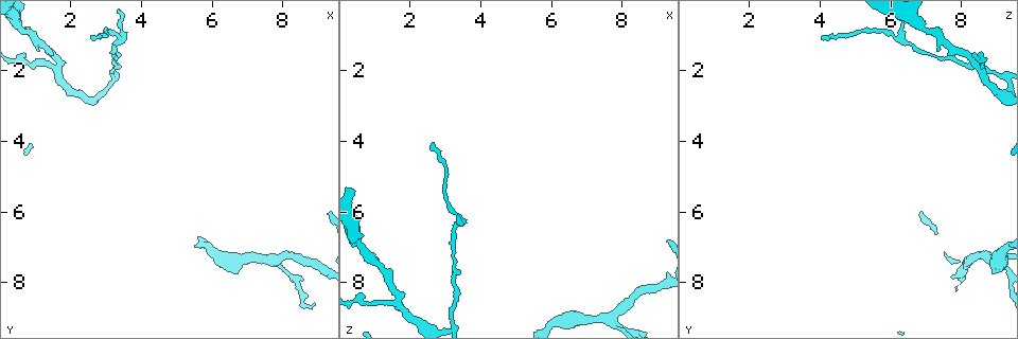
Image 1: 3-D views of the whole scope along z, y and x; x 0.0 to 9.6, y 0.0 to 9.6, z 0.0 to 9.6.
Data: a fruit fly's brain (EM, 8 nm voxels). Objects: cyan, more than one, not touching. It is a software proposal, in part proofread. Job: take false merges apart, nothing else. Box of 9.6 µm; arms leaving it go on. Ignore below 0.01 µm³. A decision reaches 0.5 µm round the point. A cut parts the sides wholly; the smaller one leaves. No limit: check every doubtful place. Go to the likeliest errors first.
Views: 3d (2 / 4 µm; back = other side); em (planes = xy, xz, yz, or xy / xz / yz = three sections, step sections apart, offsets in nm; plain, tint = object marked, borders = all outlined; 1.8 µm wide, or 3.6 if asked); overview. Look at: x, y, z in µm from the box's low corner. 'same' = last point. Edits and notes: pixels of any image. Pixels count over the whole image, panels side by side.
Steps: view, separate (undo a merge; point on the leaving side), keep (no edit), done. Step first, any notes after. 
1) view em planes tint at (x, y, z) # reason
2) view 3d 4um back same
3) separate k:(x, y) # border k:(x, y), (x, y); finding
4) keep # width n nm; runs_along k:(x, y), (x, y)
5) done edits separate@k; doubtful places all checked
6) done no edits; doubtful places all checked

view em xy step 16 tint at (7.65, 7.35, 9.00) # sudden change in width

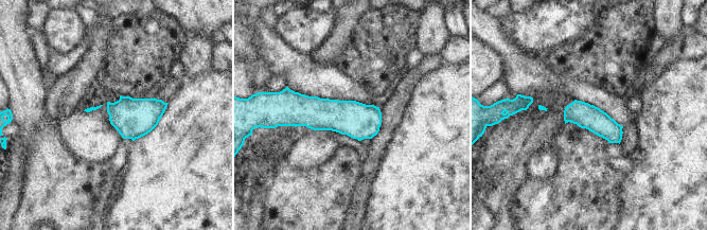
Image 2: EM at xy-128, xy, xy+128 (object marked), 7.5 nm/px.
view em planes tint same

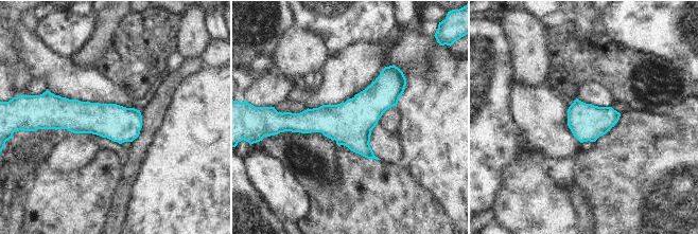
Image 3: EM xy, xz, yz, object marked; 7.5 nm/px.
keep # runs_along 3:(402, 83), (353, 120), (286, 124); continuous, no second cell

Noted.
view em planes tint at (1.60, 1.85, 8.45) # arms part here

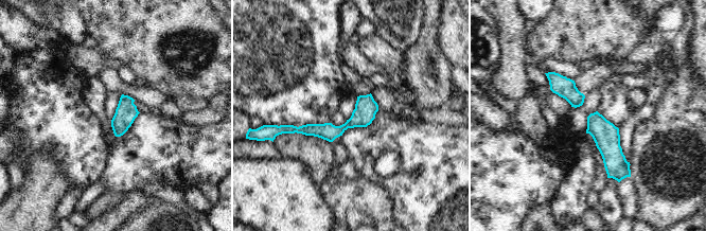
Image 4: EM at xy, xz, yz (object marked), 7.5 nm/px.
keep # one cell here

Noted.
view em yz step 16 tint at (3.45, 1.10, 6.30) # arms part here

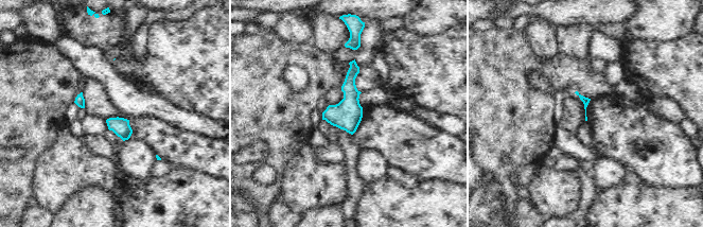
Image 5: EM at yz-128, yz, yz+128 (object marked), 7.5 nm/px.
view em planes tint same

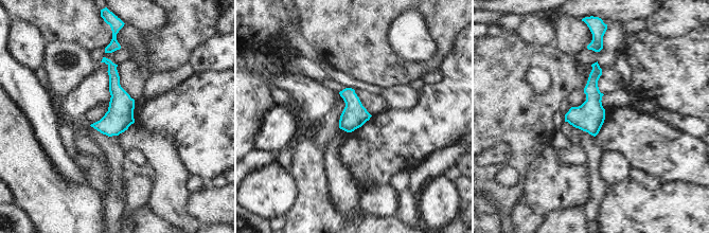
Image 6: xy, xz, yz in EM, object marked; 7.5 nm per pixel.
keep # continuous, no second cell

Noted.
done no edits; doubtful places all checked

